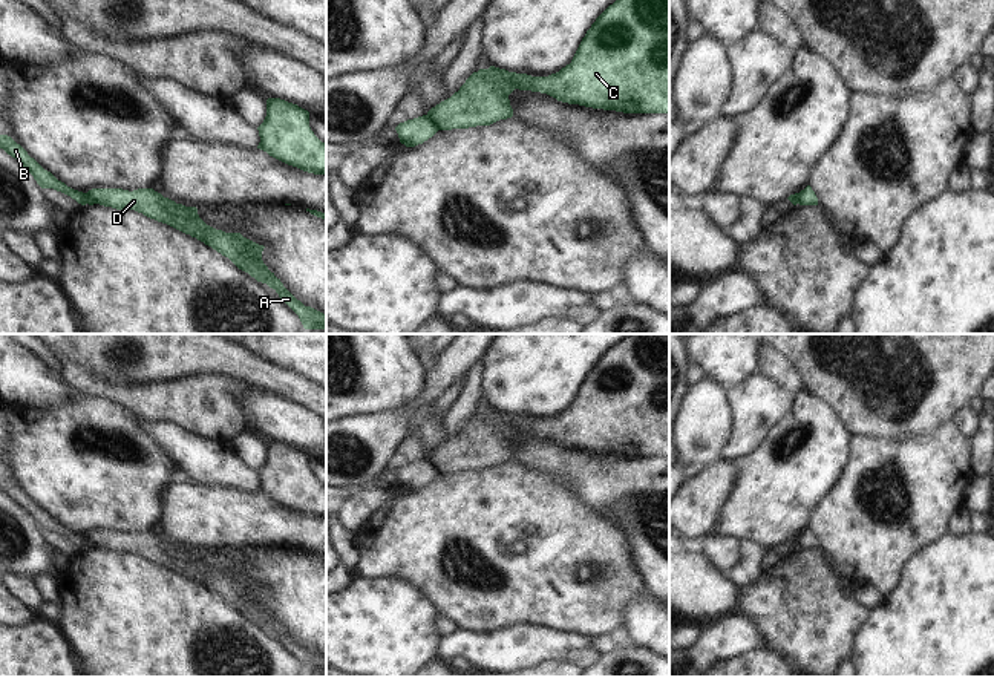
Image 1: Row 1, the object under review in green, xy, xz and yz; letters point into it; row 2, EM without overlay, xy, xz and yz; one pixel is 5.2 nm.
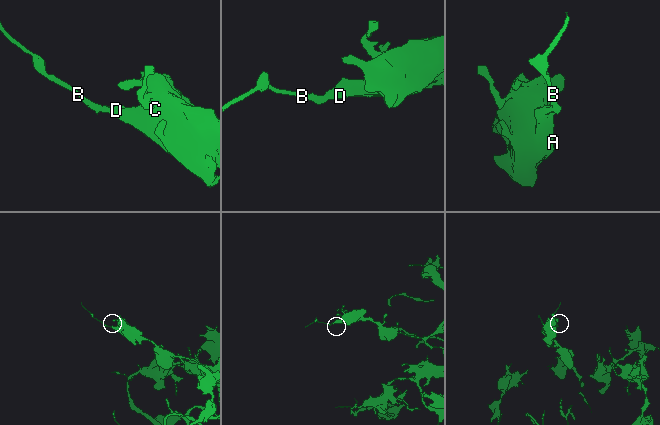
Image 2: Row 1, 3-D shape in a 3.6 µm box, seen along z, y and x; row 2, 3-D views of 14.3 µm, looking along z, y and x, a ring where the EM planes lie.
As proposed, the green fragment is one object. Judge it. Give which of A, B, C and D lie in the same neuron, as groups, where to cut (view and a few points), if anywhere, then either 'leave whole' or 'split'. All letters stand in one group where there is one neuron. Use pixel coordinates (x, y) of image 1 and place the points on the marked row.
A C D / B | xz (425, 115), (438, 129) | split

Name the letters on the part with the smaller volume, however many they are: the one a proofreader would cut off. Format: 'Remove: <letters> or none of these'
Remove: B.

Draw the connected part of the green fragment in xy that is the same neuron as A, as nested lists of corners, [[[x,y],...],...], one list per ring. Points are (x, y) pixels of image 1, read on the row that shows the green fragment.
[[[92,188],[86,193],[89,205],[100,204],[116,210],[135,210],[158,222],[167,224],[228,257],[239,270],[248,273],[257,282],[266,283],[299,316],[305,329],[326,329],[326,314],[305,306],[297,300],[268,270],[262,260],[263,245],[259,245],[240,233],[225,233],[207,225],[196,207],[185,207],[164,198],[153,188],[133,191],[123,188]]]

